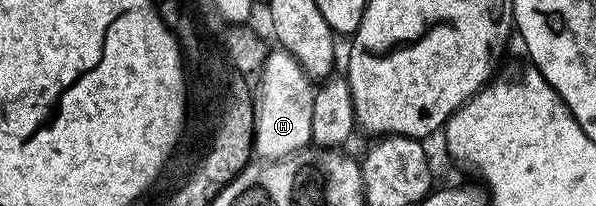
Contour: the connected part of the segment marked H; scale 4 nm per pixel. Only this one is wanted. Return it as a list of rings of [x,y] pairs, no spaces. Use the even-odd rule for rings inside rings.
[[[269,51],[262,72],[255,117],[254,152],[262,160],[282,160],[311,143],[312,102],[315,89],[309,76],[290,52]]]

